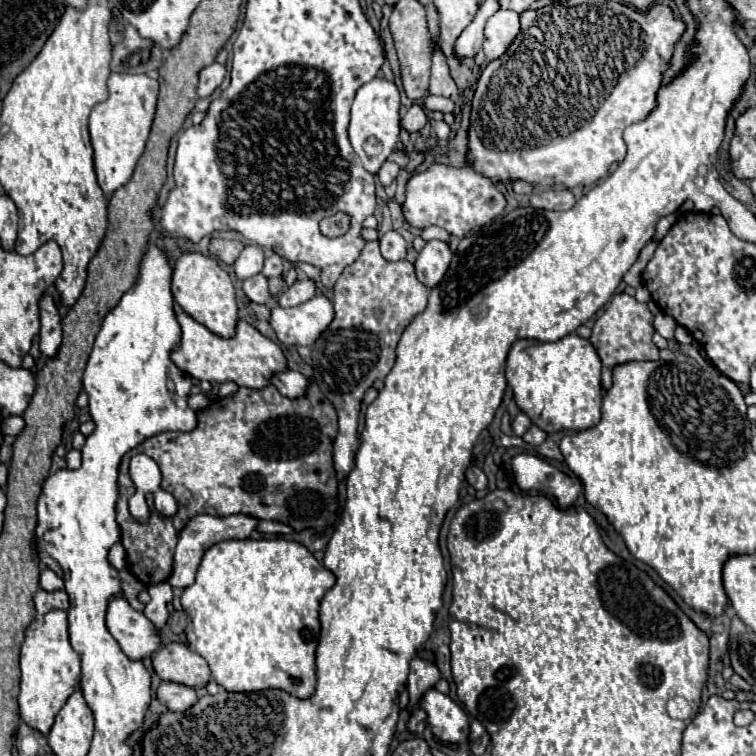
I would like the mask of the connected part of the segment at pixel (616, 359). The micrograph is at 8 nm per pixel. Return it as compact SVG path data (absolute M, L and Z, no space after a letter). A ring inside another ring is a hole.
M617 294L605 308L605 312L595 320L593 332L591 332L591 344L595 346L603 370L601 370L601 384L605 390L611 388L611 370L619 364L627 362L649 362L649 360L659 360L659 348L653 344L653 314L649 312L647 304L637 302L633 296L627 294Z

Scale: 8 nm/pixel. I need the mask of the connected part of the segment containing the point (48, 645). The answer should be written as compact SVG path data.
M51 610L37 616L25 634L21 646L21 692L19 692L19 714L25 724L47 734L57 712L63 708L67 698L79 690L81 662L77 652L69 644L67 634L67 612Z

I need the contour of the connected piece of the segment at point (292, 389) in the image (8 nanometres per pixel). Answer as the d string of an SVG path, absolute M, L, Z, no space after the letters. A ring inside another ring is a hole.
M287 370L283 374L275 374L271 378L271 384L287 398L299 398L303 396L303 392L307 392L307 384L309 380L299 374L299 372L293 372L293 370Z

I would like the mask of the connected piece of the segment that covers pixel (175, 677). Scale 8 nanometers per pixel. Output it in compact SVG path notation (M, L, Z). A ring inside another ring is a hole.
M165 644L153 656L153 670L161 680L171 680L177 684L187 684L191 688L203 688L211 680L211 670L207 662L191 652L185 644Z

